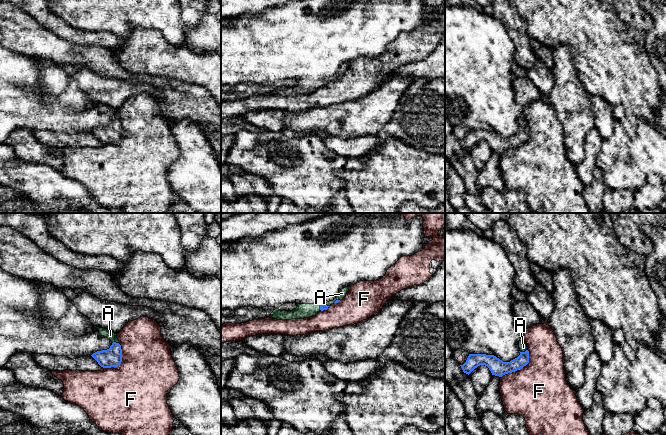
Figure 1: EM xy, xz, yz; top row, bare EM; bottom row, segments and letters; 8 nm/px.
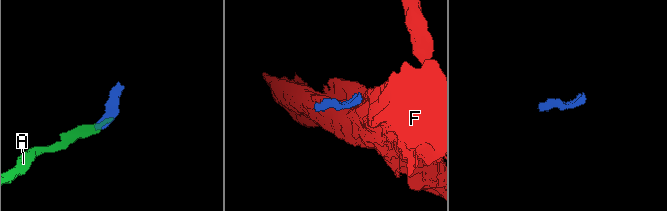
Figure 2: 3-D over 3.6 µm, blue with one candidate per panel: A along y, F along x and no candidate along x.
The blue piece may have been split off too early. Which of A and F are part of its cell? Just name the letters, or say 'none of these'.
A

